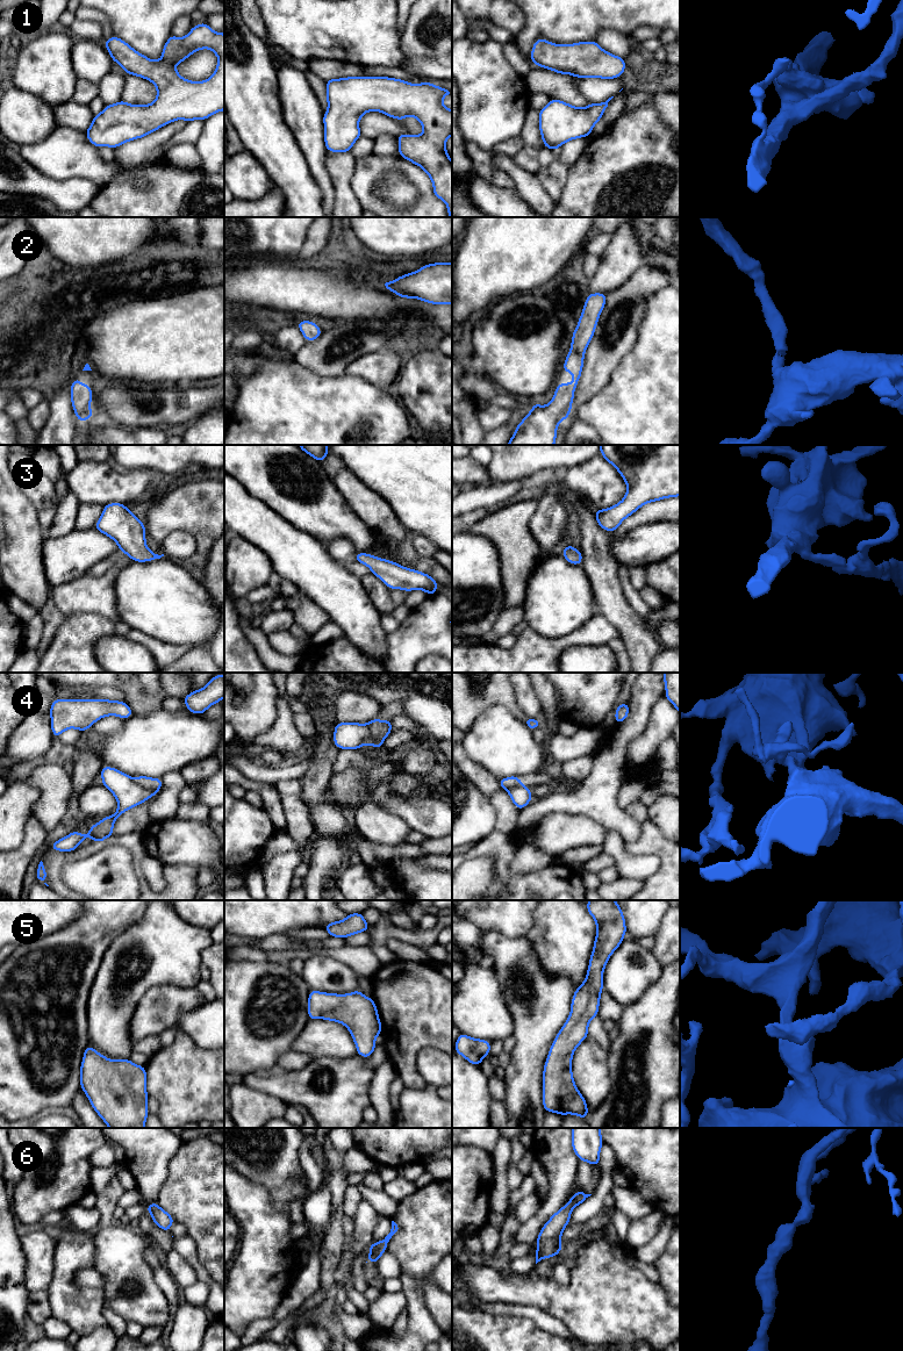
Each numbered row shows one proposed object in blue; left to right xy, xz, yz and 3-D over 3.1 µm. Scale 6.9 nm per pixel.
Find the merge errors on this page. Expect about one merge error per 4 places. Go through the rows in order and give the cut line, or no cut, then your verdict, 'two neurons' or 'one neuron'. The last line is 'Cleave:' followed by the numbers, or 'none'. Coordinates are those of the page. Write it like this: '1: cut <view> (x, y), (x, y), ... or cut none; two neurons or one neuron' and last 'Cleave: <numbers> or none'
1: cut none; one neuron
2: cut none; one neuron
3: cut none; one neuron
4: cut xz (365, 724), (370, 734), (370, 744), (381, 742); two neurons
5: cut none; one neuron
6: cut none; one neuron
Cleave: 4

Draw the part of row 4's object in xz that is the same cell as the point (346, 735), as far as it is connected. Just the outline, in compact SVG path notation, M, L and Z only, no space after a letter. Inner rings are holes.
M337 723L334 731L334 743L339 749L358 749L370 745L371 734L366 724ZM370 745L371 746L371 745Z

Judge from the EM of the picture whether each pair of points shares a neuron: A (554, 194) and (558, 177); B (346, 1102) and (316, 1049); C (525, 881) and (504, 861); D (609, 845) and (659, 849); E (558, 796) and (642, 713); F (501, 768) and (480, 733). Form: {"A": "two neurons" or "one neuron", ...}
{"A": "one neuron", "B": "two neurons", "C": "one neuron", "D": "two neurons", "E": "one neuron", "F": "one neuron"}

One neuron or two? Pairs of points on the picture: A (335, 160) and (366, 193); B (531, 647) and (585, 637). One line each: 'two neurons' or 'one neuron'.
A: two neurons
B: one neuron

